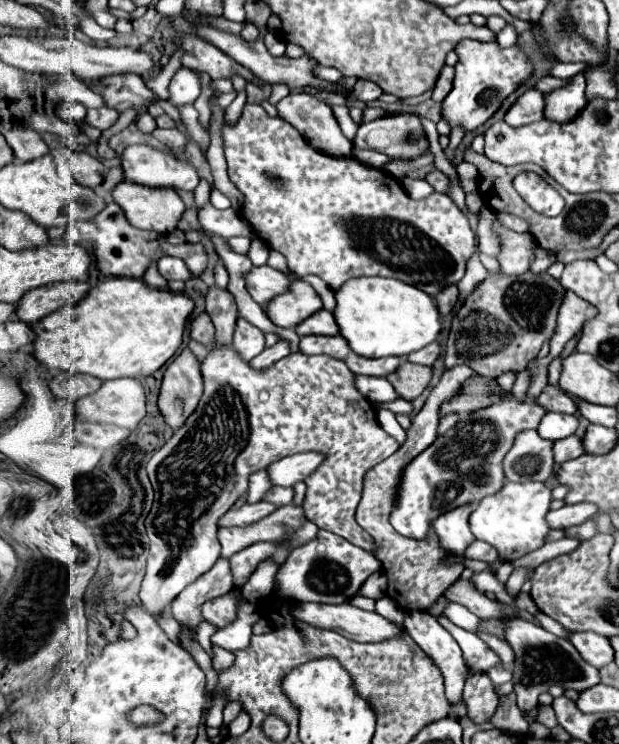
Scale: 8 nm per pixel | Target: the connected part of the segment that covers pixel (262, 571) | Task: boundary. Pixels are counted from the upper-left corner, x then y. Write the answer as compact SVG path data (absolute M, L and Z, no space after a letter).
M271 559L261 562L242 588L245 599L257 602L267 598L273 589L277 570L278 565Z

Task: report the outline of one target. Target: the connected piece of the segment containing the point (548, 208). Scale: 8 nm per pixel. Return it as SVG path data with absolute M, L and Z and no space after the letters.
M523 171L513 179L515 191L521 195L521 199L537 213L555 217L561 213L565 207L563 197L547 183L543 181L537 173L533 171Z

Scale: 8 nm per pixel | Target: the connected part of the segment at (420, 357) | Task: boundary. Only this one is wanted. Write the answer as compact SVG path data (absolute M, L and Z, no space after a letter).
M433 341L431 345L423 347L421 351L415 351L413 355L407 355L411 363L419 363L419 365L433 365L437 357L439 357L439 341Z

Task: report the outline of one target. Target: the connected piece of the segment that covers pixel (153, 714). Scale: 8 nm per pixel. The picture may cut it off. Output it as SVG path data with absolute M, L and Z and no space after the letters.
M137 707L129 713L131 721L137 725L145 725L145 723L155 723L157 719L161 719L161 715L157 715L157 711L153 711L151 707Z

